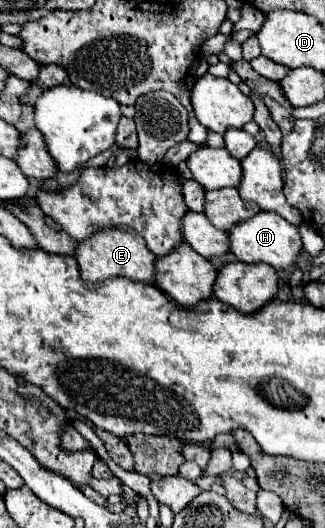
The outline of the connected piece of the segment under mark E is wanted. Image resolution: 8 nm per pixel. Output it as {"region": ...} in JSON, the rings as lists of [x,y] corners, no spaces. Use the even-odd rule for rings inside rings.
{"region":[[[111,227],[101,229],[93,237],[79,243],[75,251],[75,259],[79,263],[81,277],[89,283],[97,283],[109,277],[127,277],[131,281],[143,281],[143,283],[155,283],[155,261],[157,255],[147,249],[143,243],[143,237],[137,231],[123,229],[123,227]]]}

